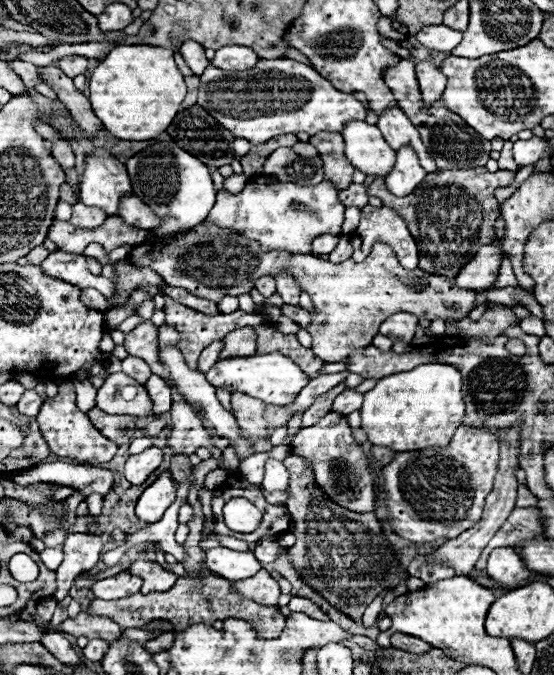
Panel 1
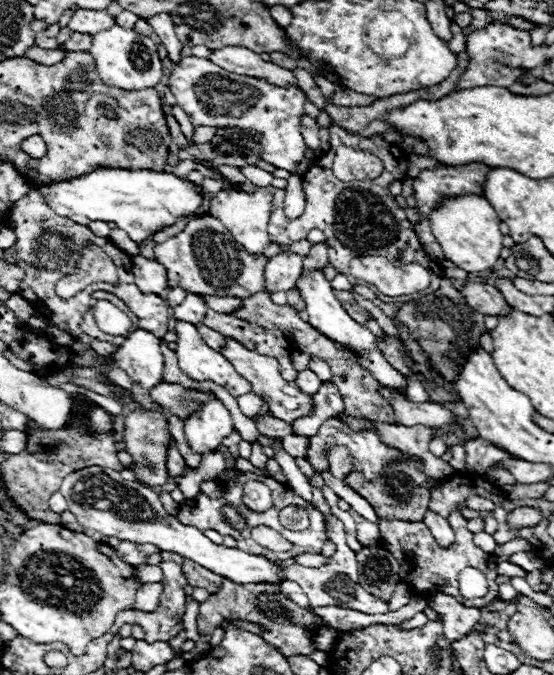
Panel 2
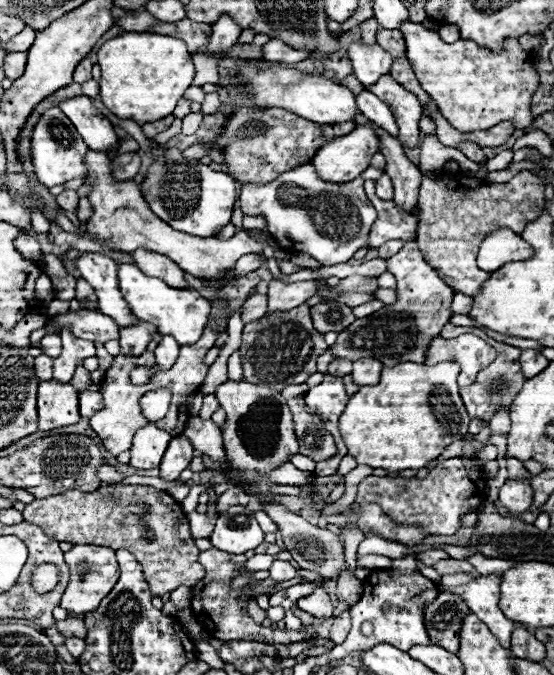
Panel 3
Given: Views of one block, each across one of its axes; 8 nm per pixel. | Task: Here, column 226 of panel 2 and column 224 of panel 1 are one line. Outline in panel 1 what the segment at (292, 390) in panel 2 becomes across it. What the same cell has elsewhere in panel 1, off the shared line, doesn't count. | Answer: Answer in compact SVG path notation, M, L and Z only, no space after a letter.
M238 328L224 338L224 348L220 352L220 360L234 356L254 356L256 354L256 334L252 328Z

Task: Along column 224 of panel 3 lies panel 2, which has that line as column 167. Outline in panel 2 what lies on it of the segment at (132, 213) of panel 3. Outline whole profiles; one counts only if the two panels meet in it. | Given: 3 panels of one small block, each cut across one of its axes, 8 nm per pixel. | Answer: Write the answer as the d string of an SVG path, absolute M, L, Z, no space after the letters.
M198 216L190 220L184 232L178 236L158 242L154 246L154 256L160 264L164 264L168 272L170 288L184 288L186 292L196 294L212 294L212 296L240 296L248 298L260 290L264 290L264 266L268 262L266 256L250 256L232 234L220 224L218 218Z

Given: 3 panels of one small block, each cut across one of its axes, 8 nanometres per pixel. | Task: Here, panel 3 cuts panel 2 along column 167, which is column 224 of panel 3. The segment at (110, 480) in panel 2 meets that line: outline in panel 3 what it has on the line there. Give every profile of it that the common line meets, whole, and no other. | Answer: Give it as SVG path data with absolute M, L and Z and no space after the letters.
M230 506L218 516L210 542L228 554L244 554L264 542L264 532L248 506Z

